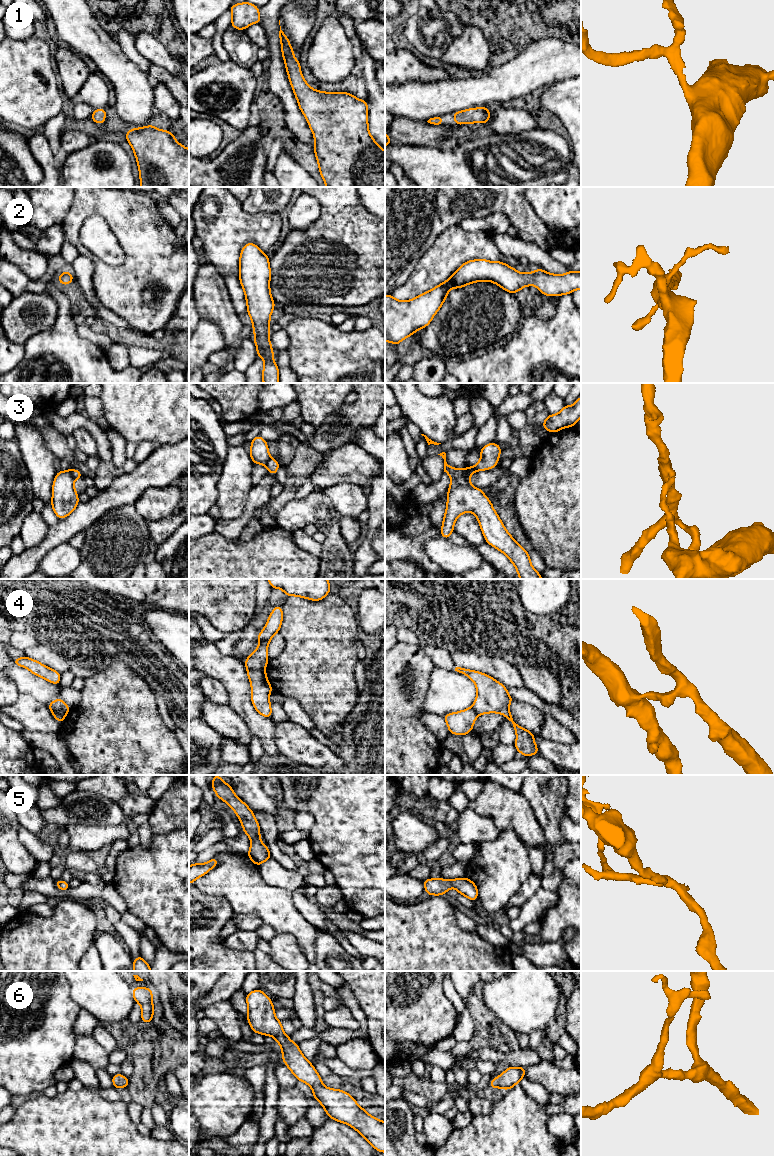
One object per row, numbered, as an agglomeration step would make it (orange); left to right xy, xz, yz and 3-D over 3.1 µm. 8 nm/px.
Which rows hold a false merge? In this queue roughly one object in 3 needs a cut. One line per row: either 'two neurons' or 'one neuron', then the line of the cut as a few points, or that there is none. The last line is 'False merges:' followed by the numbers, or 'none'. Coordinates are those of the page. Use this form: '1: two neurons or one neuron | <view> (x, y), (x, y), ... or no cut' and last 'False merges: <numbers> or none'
1: one neuron | no cut
2: one neuron | no cut
3: two neurons | yz (462, 469), (462, 472), (469, 477)
4: two neurons | xz (247, 668), (263, 669)
5: one neuron | no cut
6: one neuron | no cut
False merges: 3, 4

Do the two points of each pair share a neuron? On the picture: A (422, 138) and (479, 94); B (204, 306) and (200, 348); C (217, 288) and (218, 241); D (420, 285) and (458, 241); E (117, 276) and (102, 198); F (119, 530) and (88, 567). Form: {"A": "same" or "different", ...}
{"A": "different", "B": "different", "C": "different", "D": "same", "E": "same", "F": "same"}

